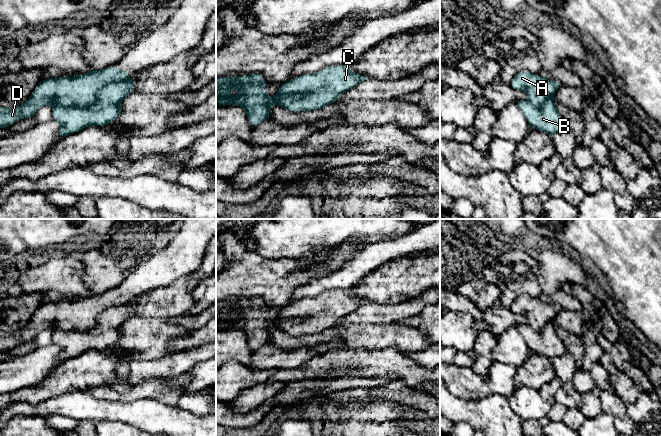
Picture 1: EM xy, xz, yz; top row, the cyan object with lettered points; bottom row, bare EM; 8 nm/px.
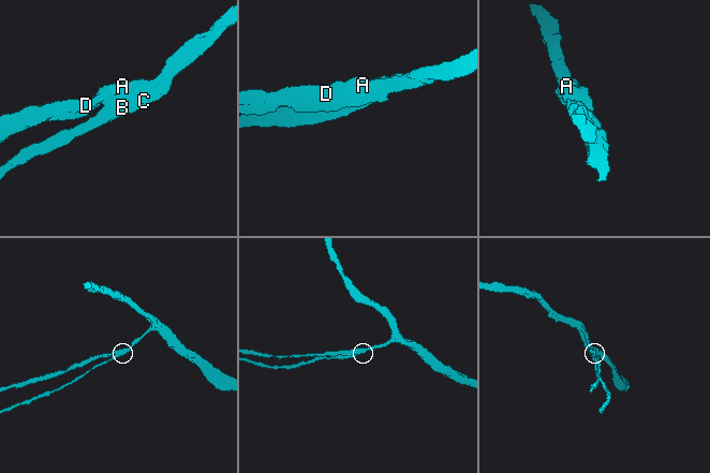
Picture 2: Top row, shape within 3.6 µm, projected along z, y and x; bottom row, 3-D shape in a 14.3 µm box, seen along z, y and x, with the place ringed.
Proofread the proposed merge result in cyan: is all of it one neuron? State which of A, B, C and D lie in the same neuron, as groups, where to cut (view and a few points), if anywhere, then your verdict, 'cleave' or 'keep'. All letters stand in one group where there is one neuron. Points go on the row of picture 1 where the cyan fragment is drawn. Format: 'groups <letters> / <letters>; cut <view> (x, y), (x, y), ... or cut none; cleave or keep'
groups A D / B C; cut xy (126, 78), (105, 85), (89, 104), (53, 106); cleave

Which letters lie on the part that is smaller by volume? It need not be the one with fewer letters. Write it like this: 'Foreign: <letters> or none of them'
Foreign: A, D

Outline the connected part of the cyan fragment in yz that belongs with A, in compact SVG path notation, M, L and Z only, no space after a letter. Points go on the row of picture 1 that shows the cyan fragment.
M527 71L518 72L509 84L514 90L525 91L528 100L536 107L541 106L561 86L557 80L544 79Z

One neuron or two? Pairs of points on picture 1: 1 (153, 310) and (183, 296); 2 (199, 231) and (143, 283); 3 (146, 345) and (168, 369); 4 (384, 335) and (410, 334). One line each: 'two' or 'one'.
1: one
2: one
3: two
4: one

